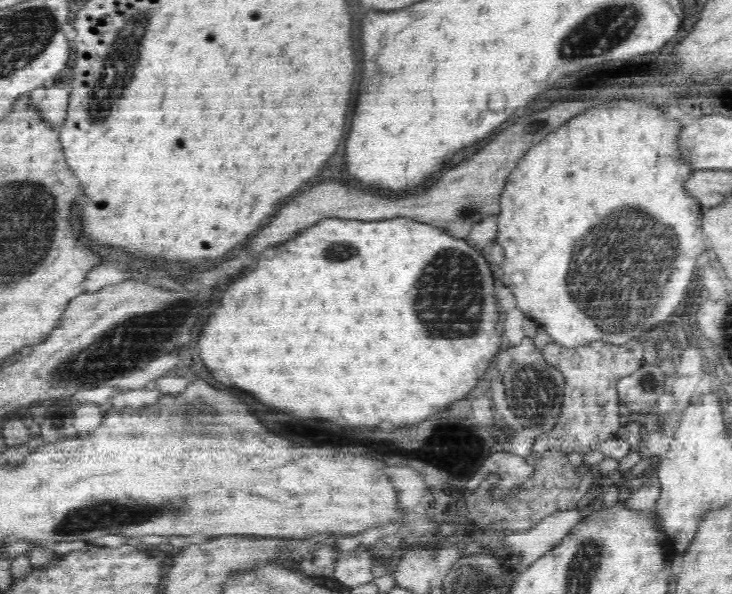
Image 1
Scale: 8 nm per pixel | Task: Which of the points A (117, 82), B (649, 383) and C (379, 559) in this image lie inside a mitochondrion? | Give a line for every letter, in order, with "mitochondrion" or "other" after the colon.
A: mitochondrion
B: mitochondrion
C: other

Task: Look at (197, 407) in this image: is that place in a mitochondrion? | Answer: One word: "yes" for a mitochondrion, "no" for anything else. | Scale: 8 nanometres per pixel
yes

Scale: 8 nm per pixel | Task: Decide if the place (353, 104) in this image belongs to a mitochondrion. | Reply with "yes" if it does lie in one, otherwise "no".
no

